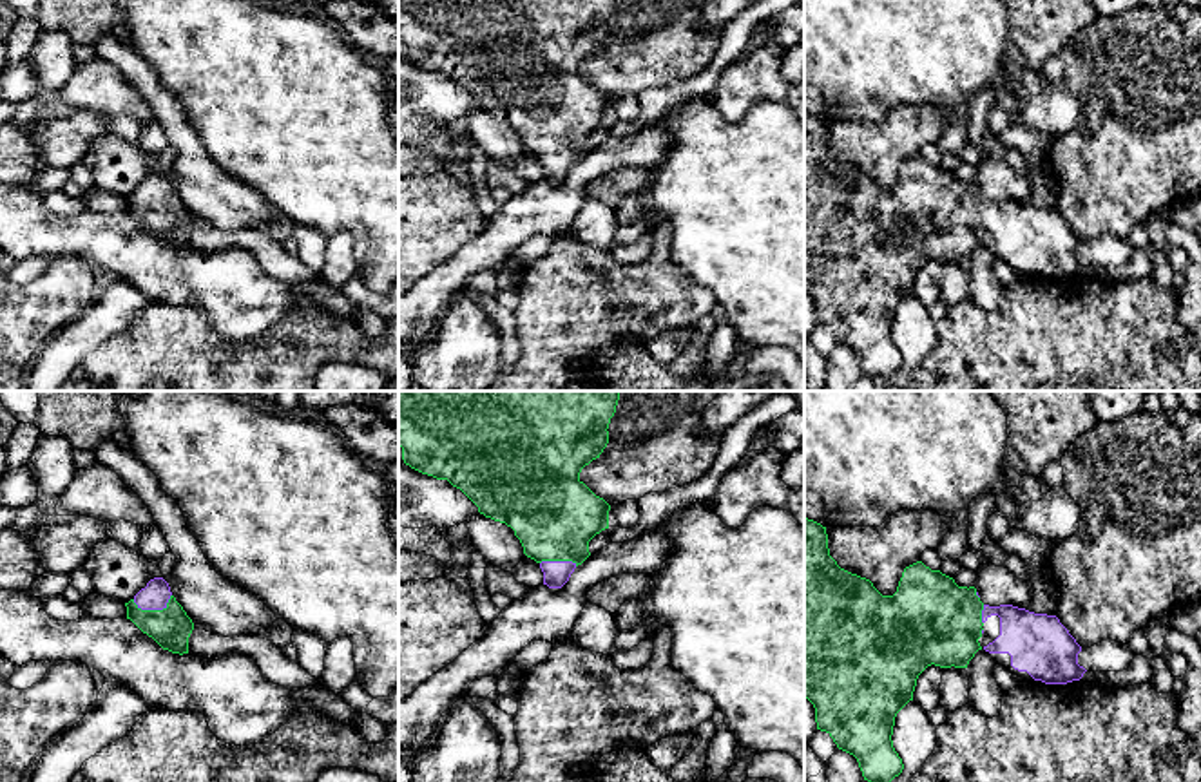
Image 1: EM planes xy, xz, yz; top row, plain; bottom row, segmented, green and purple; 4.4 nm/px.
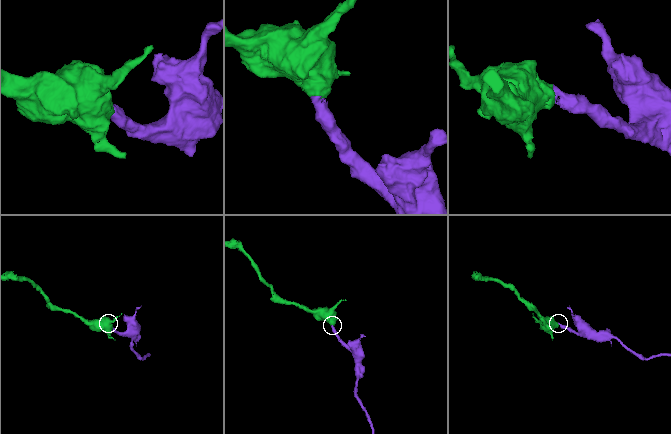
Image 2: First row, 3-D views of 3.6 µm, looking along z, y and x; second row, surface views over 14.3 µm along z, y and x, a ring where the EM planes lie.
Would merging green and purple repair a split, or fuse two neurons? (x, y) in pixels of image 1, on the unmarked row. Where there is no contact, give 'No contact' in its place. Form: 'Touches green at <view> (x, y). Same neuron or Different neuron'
Touches green at xy (154, 205). Same neuron

